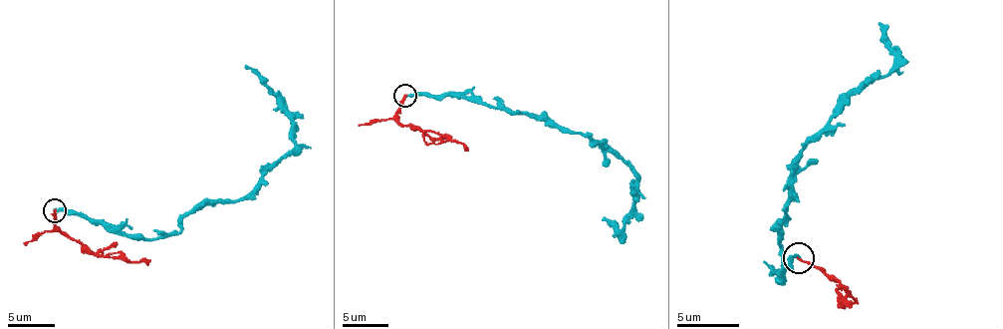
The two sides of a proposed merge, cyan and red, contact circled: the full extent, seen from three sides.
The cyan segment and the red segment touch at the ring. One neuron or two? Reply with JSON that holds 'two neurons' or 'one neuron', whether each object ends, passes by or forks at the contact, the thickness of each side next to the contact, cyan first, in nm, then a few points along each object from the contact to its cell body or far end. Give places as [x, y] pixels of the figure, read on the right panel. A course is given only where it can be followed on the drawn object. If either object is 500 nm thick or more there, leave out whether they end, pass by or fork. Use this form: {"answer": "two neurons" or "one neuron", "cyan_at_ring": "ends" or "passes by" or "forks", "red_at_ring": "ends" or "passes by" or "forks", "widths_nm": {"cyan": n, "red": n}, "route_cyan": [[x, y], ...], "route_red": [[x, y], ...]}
{"answer": "two neurons", "cyan_at_ring": "ends", "red_at_ring": "ends", "widths_nm": {"cyan": 240, "red": 190}, "route_cyan": [[798, 259], [776, 278], [790, 174], [845, 101], [892, 67], [895, 47], [880, 21]], "route_red": [[798, 259], [833, 274], [839, 281], [840, 305], [838, 302], [842, 307], [850, 301]]}

